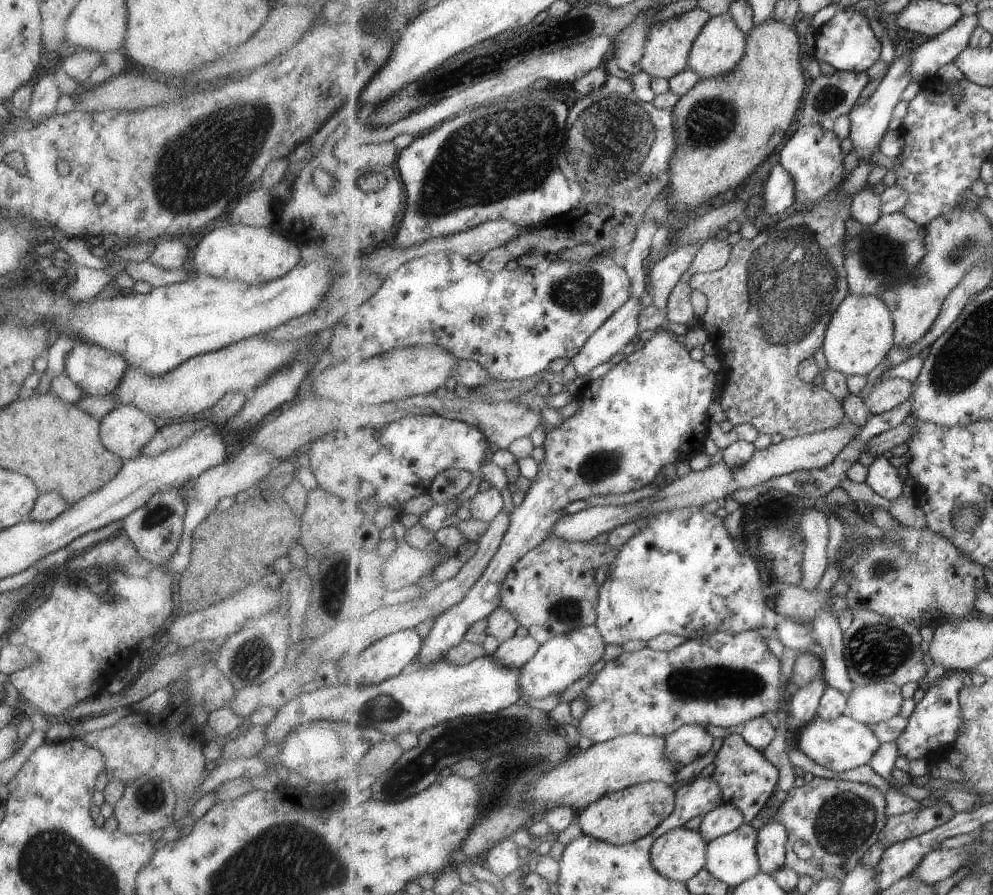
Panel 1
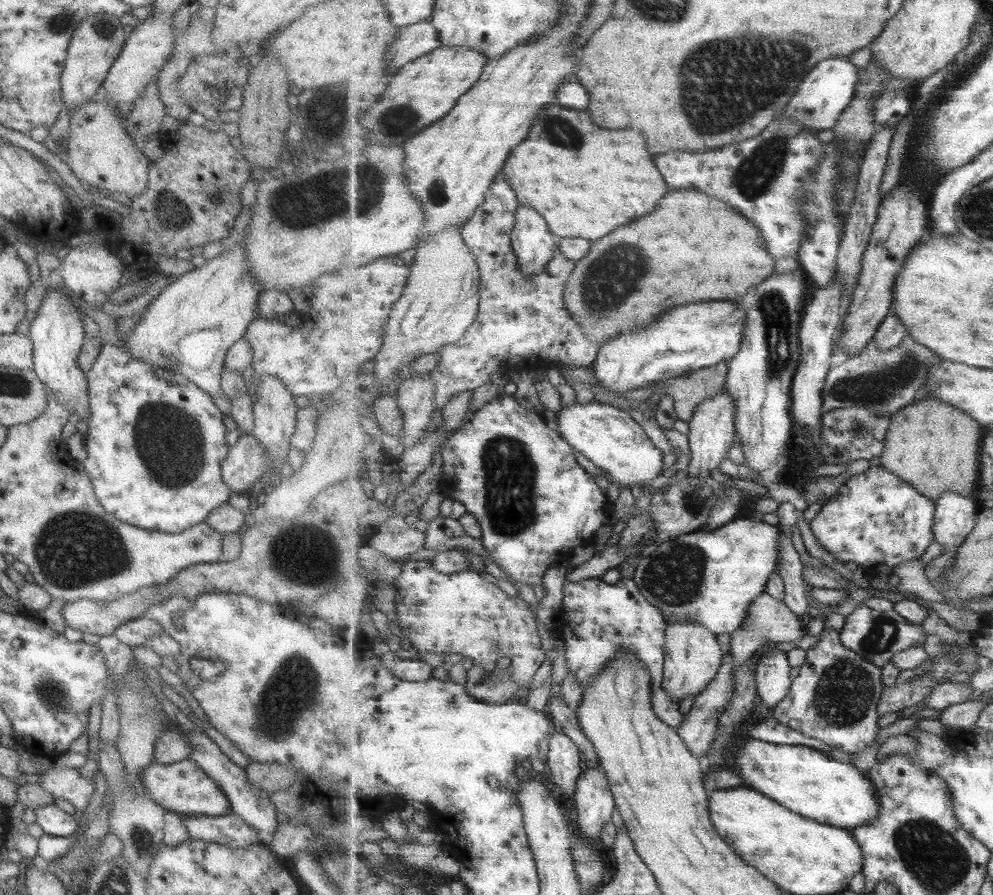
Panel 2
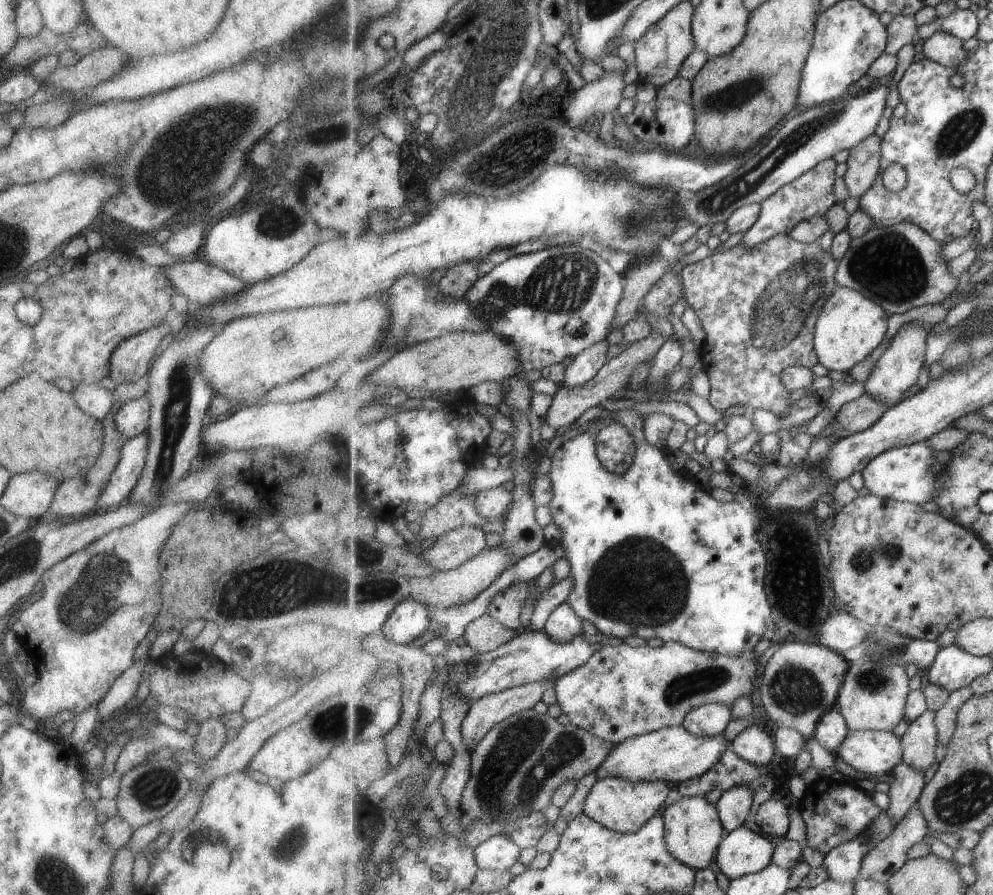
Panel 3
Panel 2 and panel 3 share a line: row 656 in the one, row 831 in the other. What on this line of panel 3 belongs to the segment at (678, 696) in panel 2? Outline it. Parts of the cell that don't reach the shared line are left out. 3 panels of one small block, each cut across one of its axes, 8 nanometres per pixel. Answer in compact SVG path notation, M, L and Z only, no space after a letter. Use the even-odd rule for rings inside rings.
M682 797L673 801L664 812L666 820L666 843L669 852L683 864L696 869L706 869L716 860L719 847L725 838L726 829L716 805L705 797Z

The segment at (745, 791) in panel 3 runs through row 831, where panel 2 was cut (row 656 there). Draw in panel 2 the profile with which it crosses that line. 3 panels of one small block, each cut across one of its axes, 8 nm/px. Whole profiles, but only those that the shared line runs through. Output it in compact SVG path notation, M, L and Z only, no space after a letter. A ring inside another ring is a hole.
M729 649L726 652L723 666L719 669L719 674L707 686L707 690L697 696L693 708L685 716L685 722L676 729L679 735L683 737L683 741L687 743L691 753L701 760L706 758L709 750L712 748L711 744L713 744L713 740L715 740L715 736L719 732L719 718L725 712L725 708L727 708L727 704L731 700L731 694L735 692L735 673L733 673L733 668L735 668L735 659L733 659L733 653Z

